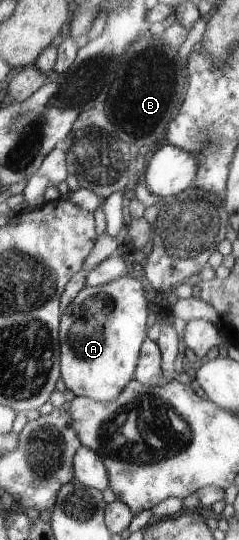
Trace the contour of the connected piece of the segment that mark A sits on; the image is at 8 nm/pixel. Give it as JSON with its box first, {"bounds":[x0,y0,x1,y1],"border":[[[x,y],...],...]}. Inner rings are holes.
{"bounds":[61,273,149,402],"border":[[[129,273],[109,284],[81,289],[61,319],[61,379],[67,389],[97,402],[116,399],[137,370],[149,311],[141,281]]]}

